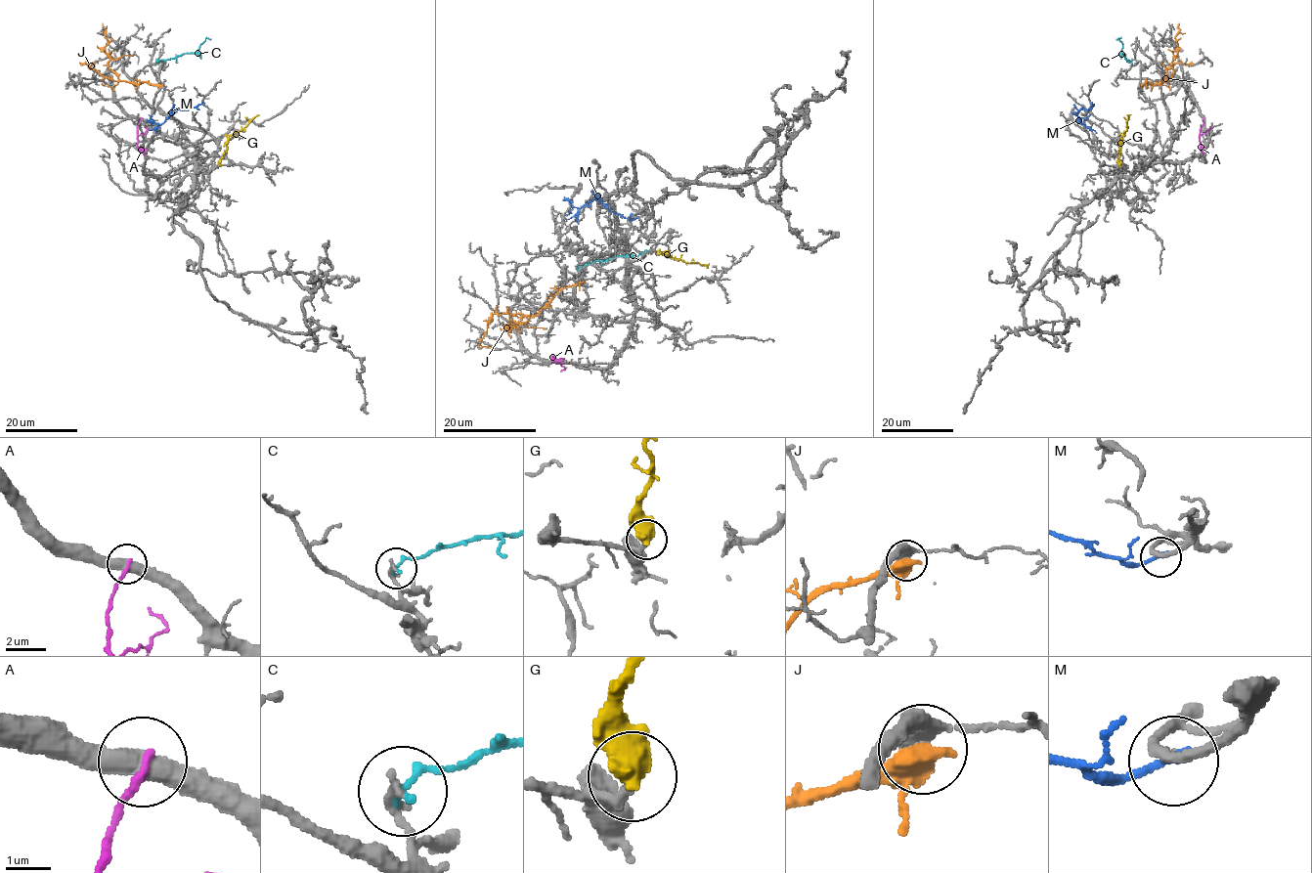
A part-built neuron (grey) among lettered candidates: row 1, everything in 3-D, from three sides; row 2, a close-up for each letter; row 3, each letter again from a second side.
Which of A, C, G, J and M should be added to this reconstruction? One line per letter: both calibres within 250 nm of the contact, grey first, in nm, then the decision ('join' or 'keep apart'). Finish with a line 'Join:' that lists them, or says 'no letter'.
A: 480/200 nm | keep apart
C: 220/220 nm | keep apart
G: 300/650 nm | join
J: 360/480 nm | keep apart
M: 180/190 nm | keep apart
Join: G

